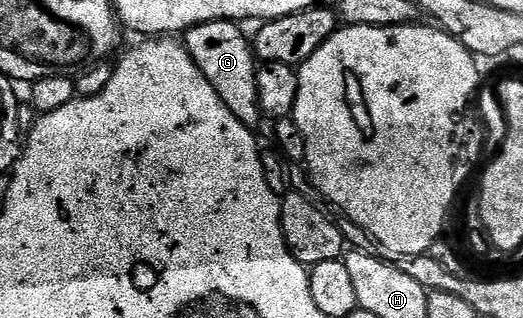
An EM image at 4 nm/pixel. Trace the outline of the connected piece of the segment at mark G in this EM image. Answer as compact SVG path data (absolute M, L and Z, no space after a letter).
M212 22L199 24L185 31L183 45L186 52L195 60L199 72L219 92L219 100L242 122L244 126L257 128L263 122L257 87L258 59L255 57L250 39L240 25L235 22Z

